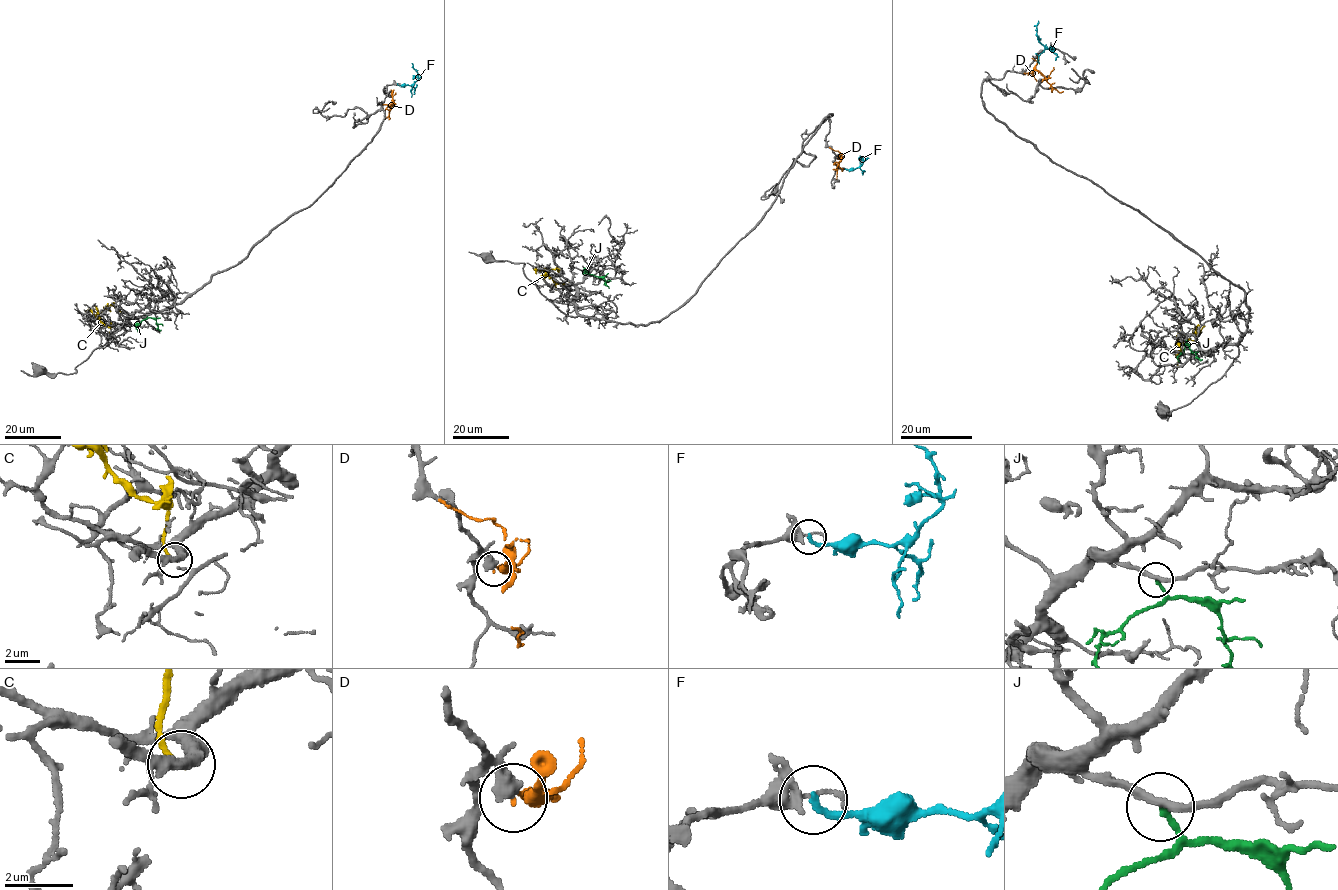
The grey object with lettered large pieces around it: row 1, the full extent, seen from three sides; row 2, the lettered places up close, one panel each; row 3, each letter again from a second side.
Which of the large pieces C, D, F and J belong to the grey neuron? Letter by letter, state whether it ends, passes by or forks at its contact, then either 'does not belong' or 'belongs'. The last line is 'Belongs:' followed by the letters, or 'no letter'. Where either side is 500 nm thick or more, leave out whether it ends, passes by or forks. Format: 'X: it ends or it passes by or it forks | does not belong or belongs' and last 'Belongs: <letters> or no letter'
C: it ends | does not belong
D: it ends | does not belong
F: it ends | does not belong
J: it ends | belongs
Belongs: J

